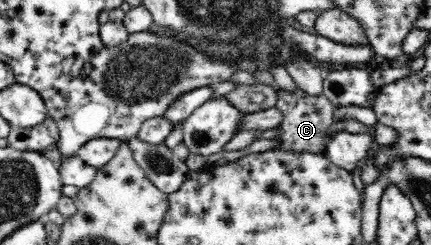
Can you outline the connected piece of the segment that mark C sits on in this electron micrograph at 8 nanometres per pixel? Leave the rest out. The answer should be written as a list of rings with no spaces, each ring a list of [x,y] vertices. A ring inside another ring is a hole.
[[[276,85],[274,86],[277,91],[277,105],[275,108],[284,114],[282,124],[276,127],[276,129],[282,132],[276,138],[281,141],[281,145],[274,150],[316,152],[318,154],[324,154],[330,160],[327,157],[327,151],[325,151],[325,146],[328,145],[328,141],[331,138],[330,134],[327,134],[327,129],[335,123],[351,120],[351,118],[339,119],[338,121],[334,119],[333,113],[337,107],[328,101],[324,93],[320,96],[308,96],[306,92],[302,92],[298,87],[295,93],[288,93],[286,90],[280,90],[280,88],[276,88]]]

